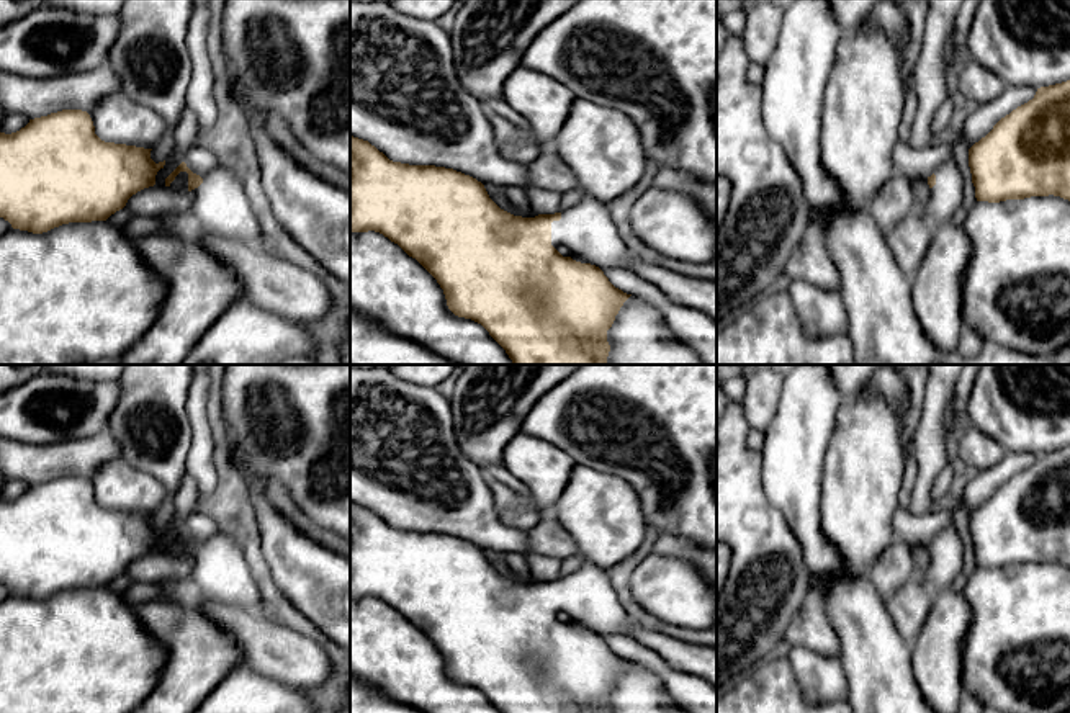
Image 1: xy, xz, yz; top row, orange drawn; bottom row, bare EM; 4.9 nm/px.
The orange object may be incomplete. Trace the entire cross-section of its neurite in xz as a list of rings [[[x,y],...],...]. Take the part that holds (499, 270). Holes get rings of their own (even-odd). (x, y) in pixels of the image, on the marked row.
[[[350,136],[350,231],[380,232],[416,258],[443,289],[448,309],[481,324],[514,365],[607,365],[607,330],[632,296],[615,288],[600,270],[630,270],[628,249],[607,203],[584,195],[563,213],[514,216],[501,209],[484,185],[470,175],[445,167],[393,162],[368,141]],[[560,245],[589,262],[563,257],[556,250]]]

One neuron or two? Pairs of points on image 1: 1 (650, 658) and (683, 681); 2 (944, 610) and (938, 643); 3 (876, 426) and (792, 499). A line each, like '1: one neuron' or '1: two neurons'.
1: one neuron
2: one neuron
3: two neurons

